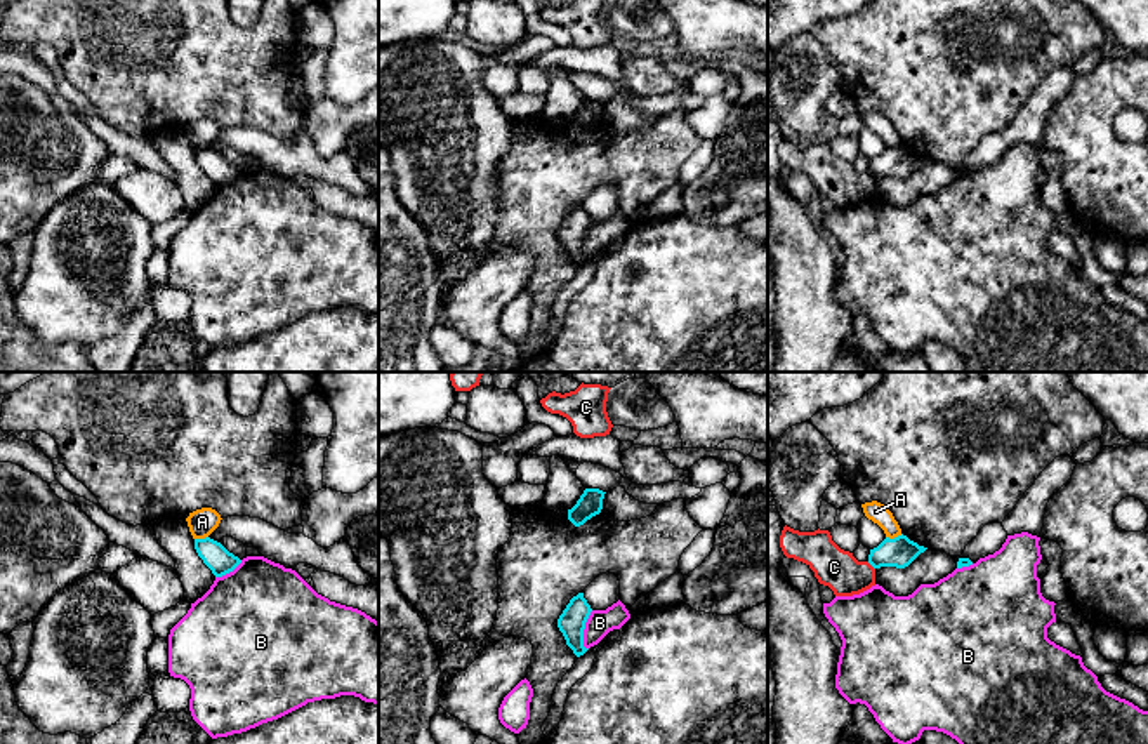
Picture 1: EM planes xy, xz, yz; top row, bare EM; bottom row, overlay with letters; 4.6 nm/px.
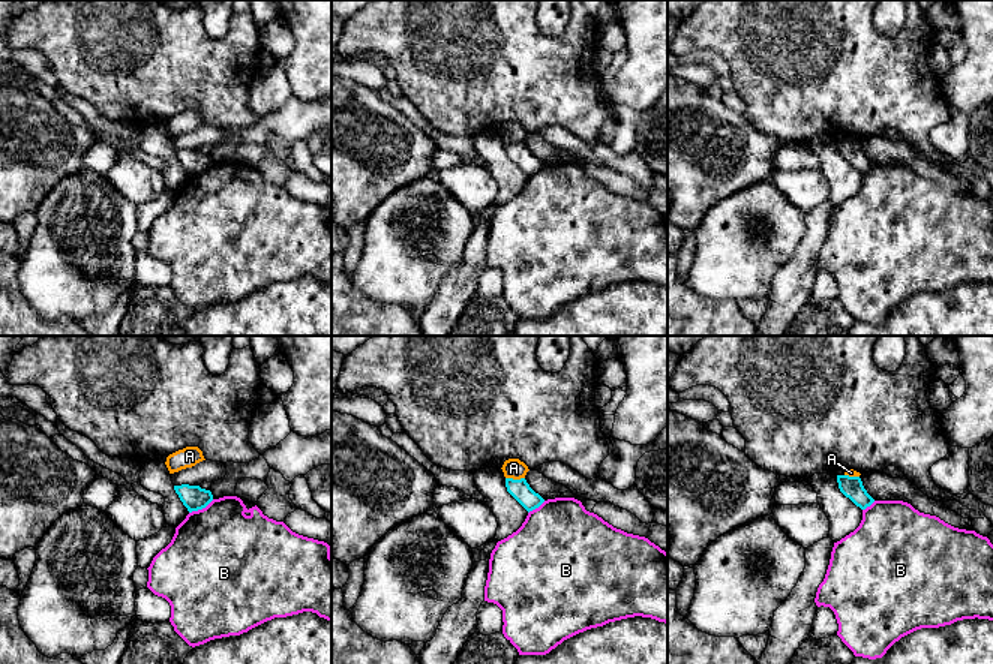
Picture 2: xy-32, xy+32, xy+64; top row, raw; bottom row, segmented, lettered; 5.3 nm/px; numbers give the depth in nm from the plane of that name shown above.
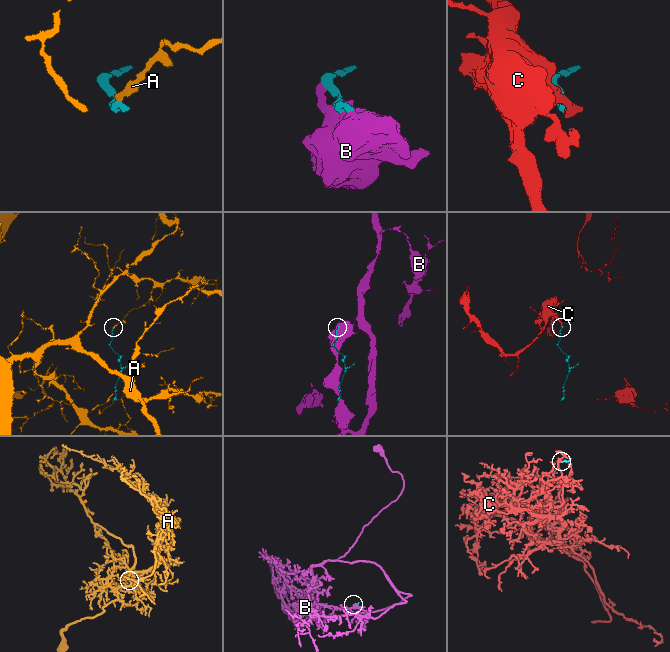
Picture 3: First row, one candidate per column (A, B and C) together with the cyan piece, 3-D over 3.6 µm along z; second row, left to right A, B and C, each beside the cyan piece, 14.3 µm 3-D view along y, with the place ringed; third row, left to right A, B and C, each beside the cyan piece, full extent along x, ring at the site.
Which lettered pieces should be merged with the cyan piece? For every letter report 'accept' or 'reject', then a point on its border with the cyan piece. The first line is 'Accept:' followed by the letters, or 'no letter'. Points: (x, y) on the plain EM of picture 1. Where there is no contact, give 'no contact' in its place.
Accept: no letter
A: reject | yz (895, 148)
B: reject | xz (584, 239)
C: reject | yz (870, 174)

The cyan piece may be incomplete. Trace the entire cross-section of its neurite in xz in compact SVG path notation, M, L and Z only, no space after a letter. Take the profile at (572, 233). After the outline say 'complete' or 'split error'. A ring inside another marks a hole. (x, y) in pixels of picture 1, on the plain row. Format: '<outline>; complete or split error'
M578 203L570 210L558 229L558 238L563 243L566 256L577 268L584 266L589 261L584 257L584 240L590 223L592 219L584 209L584 203Z; complete

